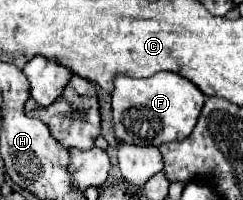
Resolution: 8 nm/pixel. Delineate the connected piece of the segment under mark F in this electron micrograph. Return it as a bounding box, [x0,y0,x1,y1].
[112,71,204,147]

